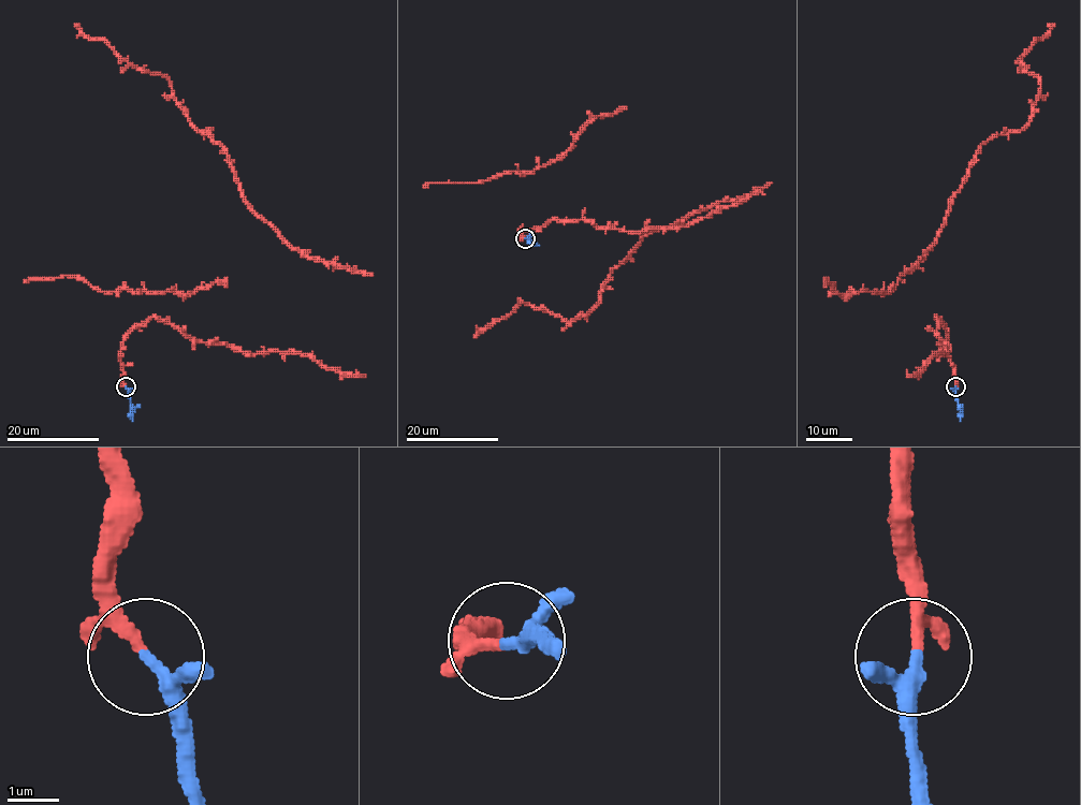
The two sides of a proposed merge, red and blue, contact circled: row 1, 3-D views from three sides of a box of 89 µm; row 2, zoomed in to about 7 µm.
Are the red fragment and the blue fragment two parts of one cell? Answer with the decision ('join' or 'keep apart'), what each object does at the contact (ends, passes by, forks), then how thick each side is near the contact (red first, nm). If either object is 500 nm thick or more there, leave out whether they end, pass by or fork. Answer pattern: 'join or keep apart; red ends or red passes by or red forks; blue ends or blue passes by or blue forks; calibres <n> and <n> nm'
join; red passes by; blue passes by; calibres 170 and 240 nm

